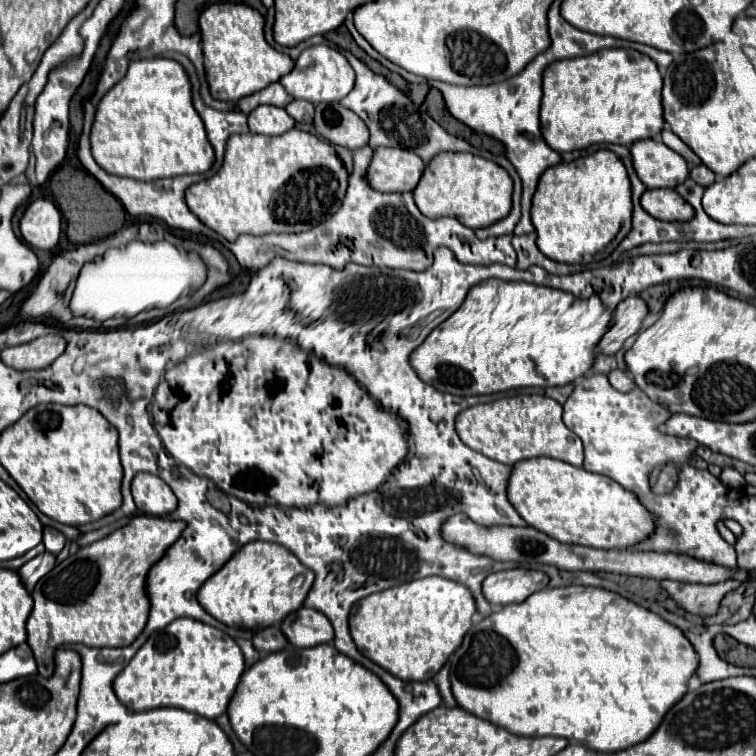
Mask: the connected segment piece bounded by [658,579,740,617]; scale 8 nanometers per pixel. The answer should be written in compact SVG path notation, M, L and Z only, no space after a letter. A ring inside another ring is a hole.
M662 579L658 583L678 603L678 607L682 607L688 613L702 615L702 617L716 615L726 593L740 587L738 579L726 579L714 585L682 583L682 581L670 581L670 579Z

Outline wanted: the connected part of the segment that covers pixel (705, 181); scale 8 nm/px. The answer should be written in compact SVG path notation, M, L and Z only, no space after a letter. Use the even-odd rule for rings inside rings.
M696 165L696 167L690 169L690 179L694 179L694 181L696 181L698 185L702 185L702 187L708 187L708 185L714 183L716 175L714 175L706 165Z

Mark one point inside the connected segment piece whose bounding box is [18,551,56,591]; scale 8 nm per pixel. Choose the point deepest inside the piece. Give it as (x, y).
(30, 573)

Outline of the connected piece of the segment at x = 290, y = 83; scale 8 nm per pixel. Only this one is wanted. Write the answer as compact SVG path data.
M312 45L300 53L300 57L294 61L294 69L282 75L280 83L294 99L310 97L310 103L322 103L324 99L340 101L354 87L354 71L346 57L340 55L336 49L328 45Z

